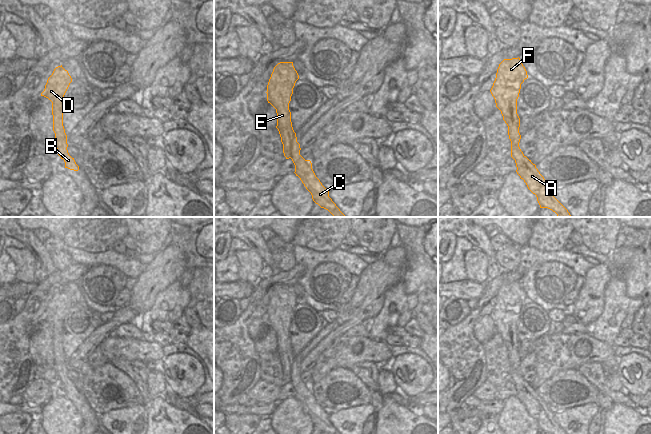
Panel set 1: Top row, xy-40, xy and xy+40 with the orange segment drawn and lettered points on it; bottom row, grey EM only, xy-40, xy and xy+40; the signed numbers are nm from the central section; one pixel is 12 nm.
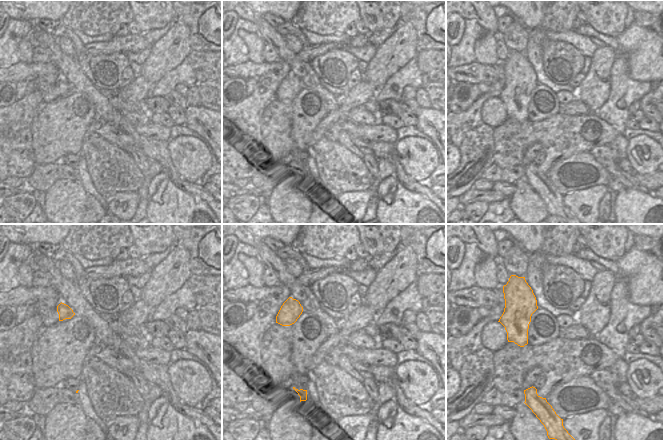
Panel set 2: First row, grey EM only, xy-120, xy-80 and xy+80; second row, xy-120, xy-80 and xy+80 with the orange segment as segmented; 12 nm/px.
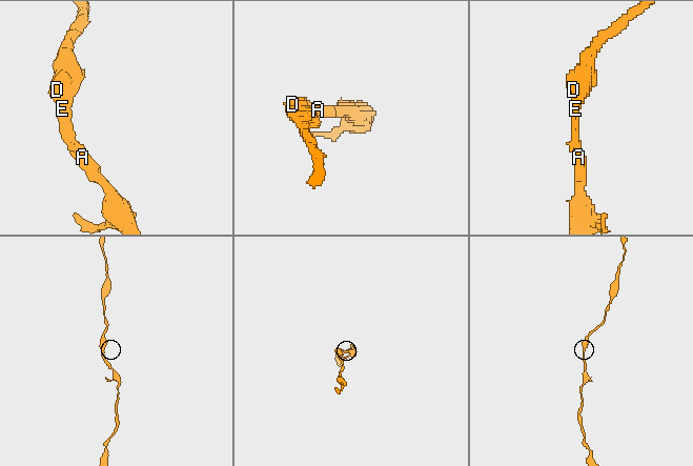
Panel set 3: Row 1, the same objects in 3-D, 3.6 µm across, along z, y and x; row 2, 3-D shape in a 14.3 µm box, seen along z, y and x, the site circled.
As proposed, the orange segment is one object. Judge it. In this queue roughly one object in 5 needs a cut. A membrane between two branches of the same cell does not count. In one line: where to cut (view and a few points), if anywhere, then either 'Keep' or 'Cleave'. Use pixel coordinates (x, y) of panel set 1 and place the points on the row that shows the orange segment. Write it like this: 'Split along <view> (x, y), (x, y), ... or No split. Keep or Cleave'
No split. Keep.

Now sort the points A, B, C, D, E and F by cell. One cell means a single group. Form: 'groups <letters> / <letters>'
groups A B C D E F

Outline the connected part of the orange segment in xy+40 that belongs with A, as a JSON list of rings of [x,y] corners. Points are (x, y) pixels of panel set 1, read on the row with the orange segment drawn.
[[[520,58],[504,59],[497,69],[496,78],[490,90],[495,99],[496,107],[501,111],[503,120],[508,126],[508,135],[511,141],[511,157],[515,160],[517,174],[524,180],[528,189],[536,195],[540,208],[548,208],[557,214],[557,217],[572,217],[568,210],[554,197],[552,189],[544,177],[540,174],[536,165],[531,162],[521,151],[519,142],[520,118],[517,114],[517,99],[519,97],[521,84],[528,78],[527,71]]]

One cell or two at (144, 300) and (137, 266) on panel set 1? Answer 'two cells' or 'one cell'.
two cells

